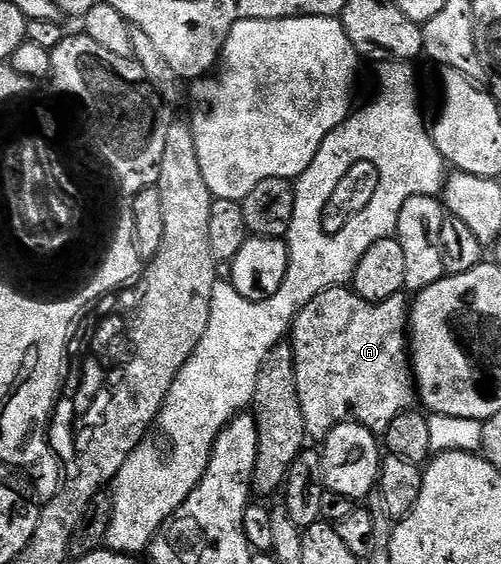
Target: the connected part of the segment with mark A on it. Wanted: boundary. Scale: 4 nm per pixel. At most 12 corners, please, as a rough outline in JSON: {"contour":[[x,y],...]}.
{"contour":[[351,288],[292,323],[304,432],[417,404],[410,305]]}

